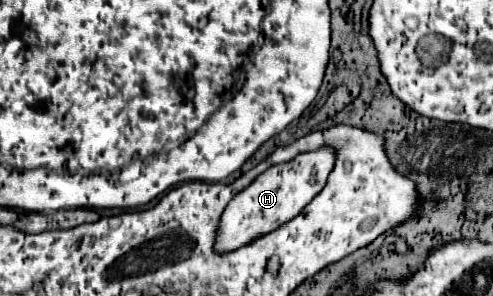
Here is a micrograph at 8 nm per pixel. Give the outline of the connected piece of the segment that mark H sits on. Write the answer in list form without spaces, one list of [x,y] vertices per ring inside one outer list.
[[[319,149],[319,151],[297,155],[293,161],[269,167],[265,173],[261,173],[245,191],[235,195],[235,199],[227,205],[219,225],[217,251],[237,249],[249,243],[251,239],[265,235],[277,229],[279,225],[291,221],[295,215],[299,215],[301,209],[325,187],[333,163],[335,163],[335,151]]]

